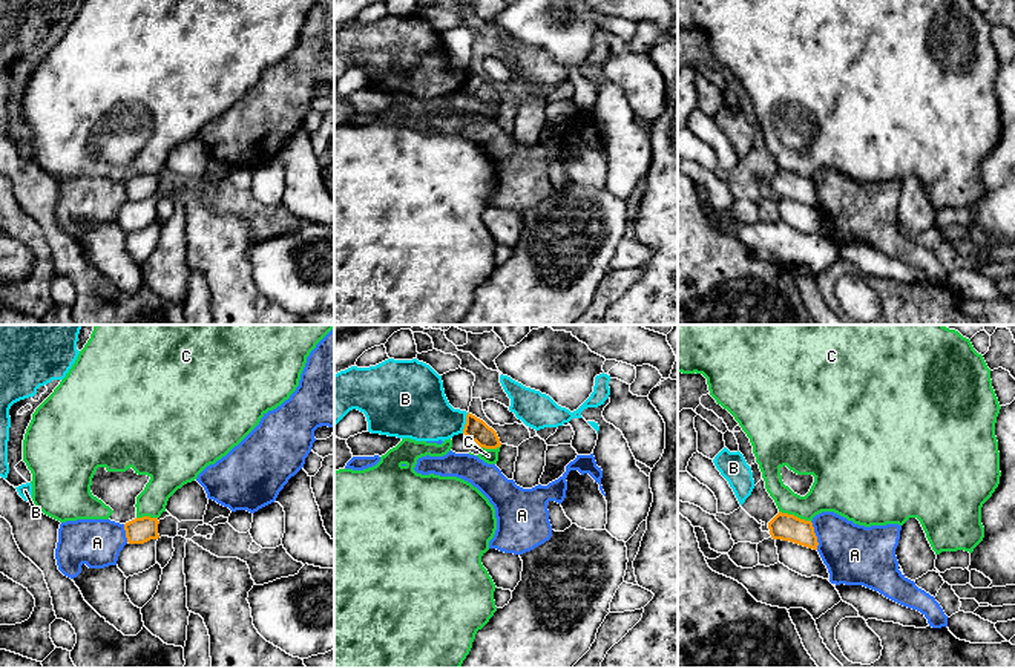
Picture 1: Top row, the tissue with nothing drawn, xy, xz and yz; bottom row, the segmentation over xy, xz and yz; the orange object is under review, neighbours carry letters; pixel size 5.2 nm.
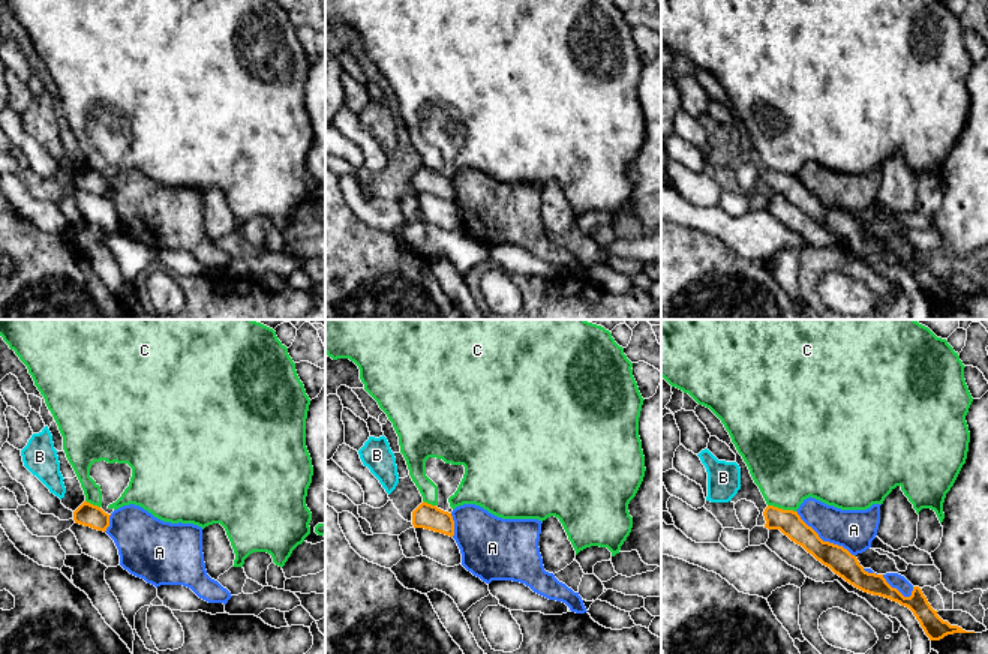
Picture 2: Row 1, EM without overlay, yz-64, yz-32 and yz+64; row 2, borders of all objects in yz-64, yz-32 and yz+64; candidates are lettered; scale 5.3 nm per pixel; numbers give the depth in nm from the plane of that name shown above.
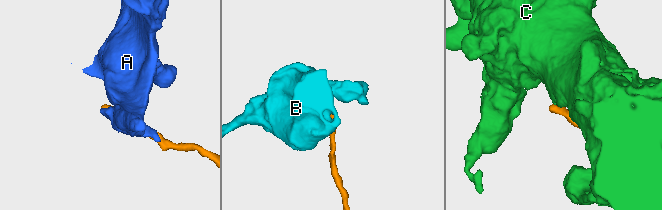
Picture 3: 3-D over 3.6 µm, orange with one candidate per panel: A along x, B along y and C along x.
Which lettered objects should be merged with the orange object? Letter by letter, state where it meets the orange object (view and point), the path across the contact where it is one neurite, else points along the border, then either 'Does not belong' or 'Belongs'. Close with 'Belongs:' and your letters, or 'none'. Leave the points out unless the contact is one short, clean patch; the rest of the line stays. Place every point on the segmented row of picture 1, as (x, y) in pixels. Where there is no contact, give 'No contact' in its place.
A: Touches orange at yz (814, 535). Does not belong
B: Touches orange at xz (466, 423). Boundary: xz (468, 412), (462, 432). Does not belong
C: Touches orange at yz (793, 515). Boundary: yz (779, 510), (810, 521). Does not belong
Belongs: none

